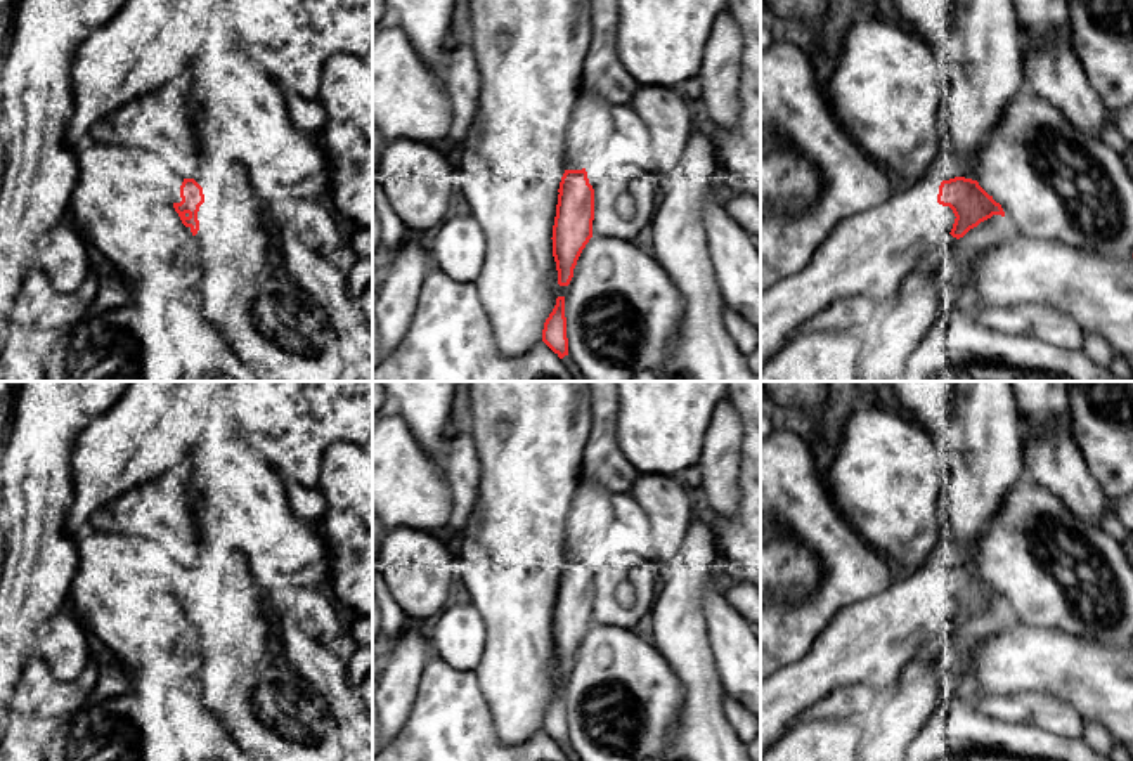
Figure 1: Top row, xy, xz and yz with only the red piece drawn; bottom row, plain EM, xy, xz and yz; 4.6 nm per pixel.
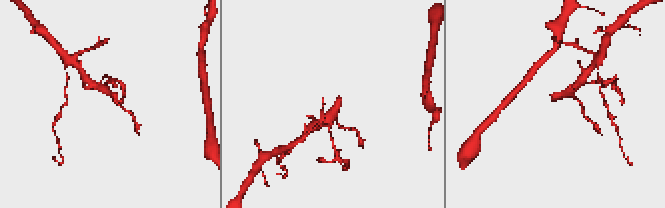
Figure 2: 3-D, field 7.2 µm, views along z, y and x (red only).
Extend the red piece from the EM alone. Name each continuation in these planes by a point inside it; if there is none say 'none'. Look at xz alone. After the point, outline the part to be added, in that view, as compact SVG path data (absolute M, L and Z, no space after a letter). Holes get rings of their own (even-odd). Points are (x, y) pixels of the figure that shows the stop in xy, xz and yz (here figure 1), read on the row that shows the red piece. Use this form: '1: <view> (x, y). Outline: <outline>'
1: xz (591, 125). Outline: M594 94L580 95L566 130L572 170L582 170L589 165L606 146L612 133L612 106Z

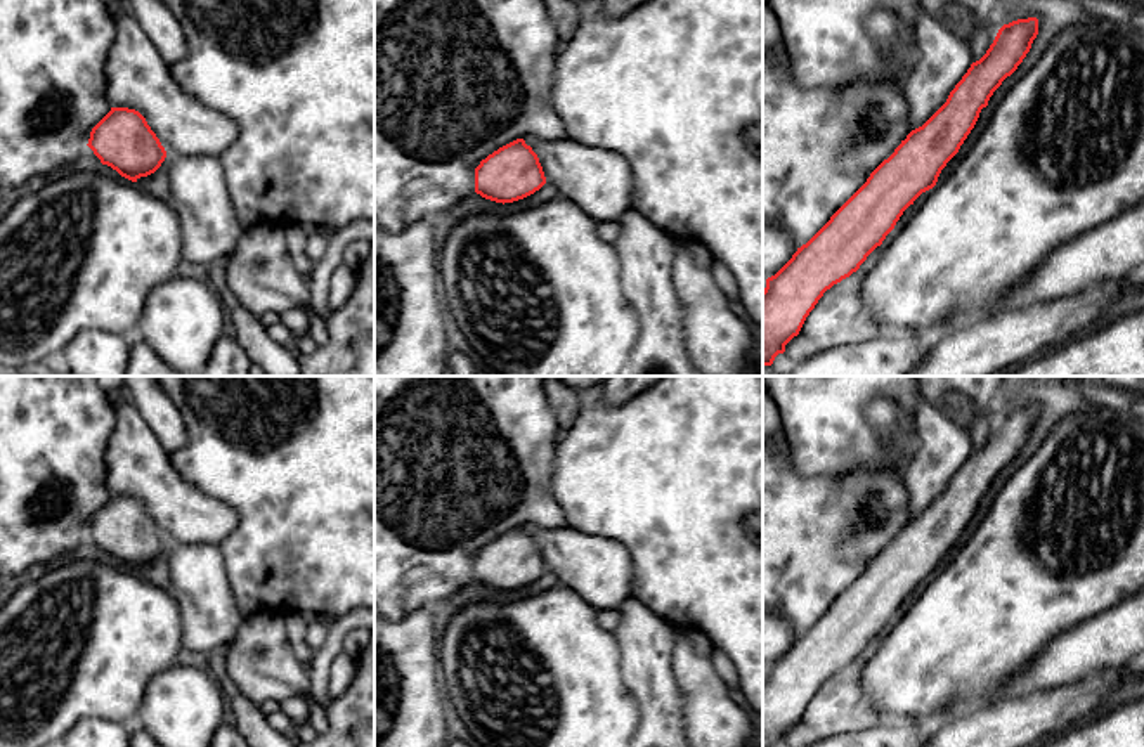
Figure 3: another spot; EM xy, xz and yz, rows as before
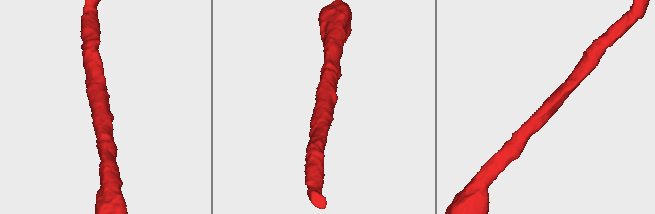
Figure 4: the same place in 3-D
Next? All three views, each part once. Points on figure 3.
none

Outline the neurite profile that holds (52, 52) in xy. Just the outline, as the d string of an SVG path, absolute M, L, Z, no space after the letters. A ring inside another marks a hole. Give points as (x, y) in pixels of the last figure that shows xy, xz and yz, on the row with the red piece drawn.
M0 0L0 192L68 172L92 128L111 111L106 64L116 14L102 0Z

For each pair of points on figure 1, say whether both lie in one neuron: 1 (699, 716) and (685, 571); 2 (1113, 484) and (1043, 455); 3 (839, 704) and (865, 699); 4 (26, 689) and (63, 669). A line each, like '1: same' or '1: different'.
1: same
2: different
3: same
4: different

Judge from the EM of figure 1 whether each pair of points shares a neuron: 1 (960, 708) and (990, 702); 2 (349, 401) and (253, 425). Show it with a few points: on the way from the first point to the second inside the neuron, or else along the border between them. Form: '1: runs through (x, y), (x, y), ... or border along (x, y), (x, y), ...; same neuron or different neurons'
1: border along (971, 690), (971, 701), (983, 715), (1012, 721); different neurons
2: runs through (324, 401), (295, 401), (278, 418); same neuron

